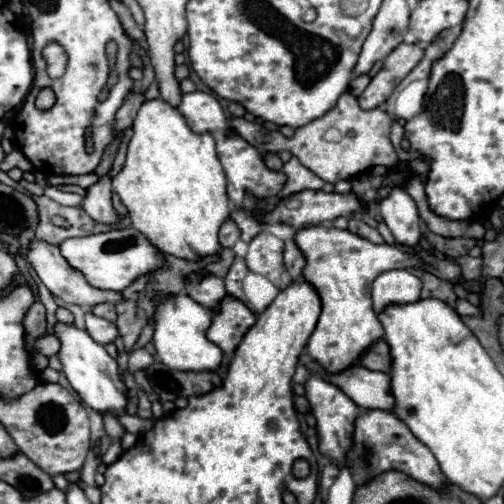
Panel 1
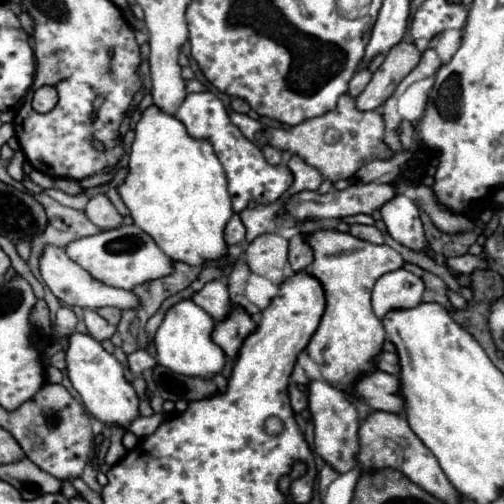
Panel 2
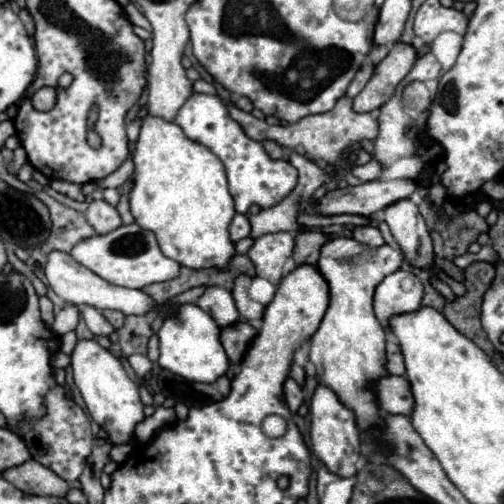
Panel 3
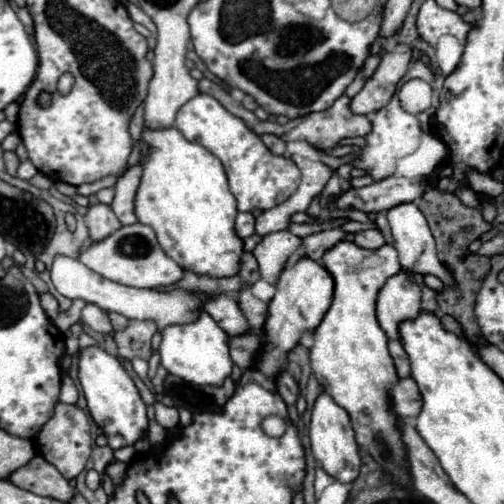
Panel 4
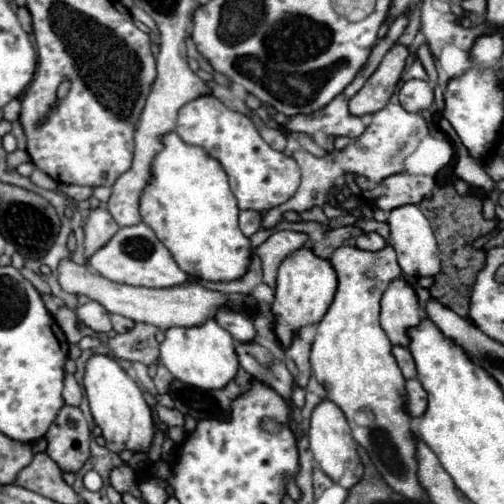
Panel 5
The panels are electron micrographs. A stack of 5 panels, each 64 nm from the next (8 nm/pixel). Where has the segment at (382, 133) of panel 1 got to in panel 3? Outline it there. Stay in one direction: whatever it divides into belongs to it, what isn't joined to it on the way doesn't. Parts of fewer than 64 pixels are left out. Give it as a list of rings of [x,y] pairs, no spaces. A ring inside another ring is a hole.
[[[342,96],[336,106],[330,110],[330,112],[324,112],[324,114],[312,114],[312,116],[306,116],[294,124],[276,124],[276,126],[270,126],[268,122],[264,120],[258,120],[254,118],[252,114],[236,108],[232,102],[226,104],[228,110],[230,110],[230,116],[242,124],[244,132],[262,142],[262,140],[276,140],[280,146],[298,146],[302,144],[312,156],[316,158],[322,158],[324,162],[328,164],[334,164],[334,166],[346,166],[346,156],[350,154],[350,146],[354,150],[360,148],[360,140],[368,138],[368,140],[374,140],[376,134],[378,134],[378,122],[376,118],[372,118],[372,114],[358,114],[352,110],[352,98],[348,96]]]

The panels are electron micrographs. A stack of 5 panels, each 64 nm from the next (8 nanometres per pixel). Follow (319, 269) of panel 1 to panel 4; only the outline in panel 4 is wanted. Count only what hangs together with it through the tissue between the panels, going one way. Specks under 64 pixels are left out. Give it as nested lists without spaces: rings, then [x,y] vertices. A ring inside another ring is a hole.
[[[342,240],[328,250],[322,260],[334,278],[334,300],[320,326],[314,330],[314,346],[310,348],[312,372],[324,392],[348,412],[356,442],[368,448],[370,456],[396,484],[408,488],[410,464],[406,460],[402,432],[396,426],[400,418],[388,408],[388,388],[400,378],[388,352],[388,336],[376,320],[376,298],[380,288],[390,276],[402,270],[396,250],[392,244],[384,244],[380,250],[372,252]]]

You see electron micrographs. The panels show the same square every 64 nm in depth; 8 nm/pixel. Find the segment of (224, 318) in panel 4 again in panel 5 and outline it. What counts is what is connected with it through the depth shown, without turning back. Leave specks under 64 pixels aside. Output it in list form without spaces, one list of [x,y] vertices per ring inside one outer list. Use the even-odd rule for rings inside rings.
[[[220,308],[216,314],[216,322],[224,330],[228,330],[236,342],[248,342],[248,340],[256,338],[256,330],[254,330],[252,320],[242,312]]]

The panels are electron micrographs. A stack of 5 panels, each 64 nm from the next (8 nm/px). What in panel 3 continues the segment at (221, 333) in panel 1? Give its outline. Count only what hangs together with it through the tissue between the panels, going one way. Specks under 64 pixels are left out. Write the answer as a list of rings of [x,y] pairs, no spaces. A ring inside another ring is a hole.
[[[238,322],[236,326],[230,326],[230,328],[222,328],[222,346],[226,348],[226,354],[228,358],[234,362],[234,364],[240,364],[250,342],[254,340],[256,336],[256,330],[248,324],[248,322]]]

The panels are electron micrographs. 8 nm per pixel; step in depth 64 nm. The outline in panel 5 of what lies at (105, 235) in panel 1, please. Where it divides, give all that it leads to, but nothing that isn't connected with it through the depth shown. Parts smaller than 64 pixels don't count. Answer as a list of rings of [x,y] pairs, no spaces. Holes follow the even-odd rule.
[[[142,222],[136,226],[120,228],[114,234],[114,238],[88,260],[88,266],[112,282],[130,284],[130,286],[172,288],[172,286],[180,286],[188,280],[188,274],[178,268],[178,264],[174,262],[168,248],[156,238],[152,228],[148,228]]]

